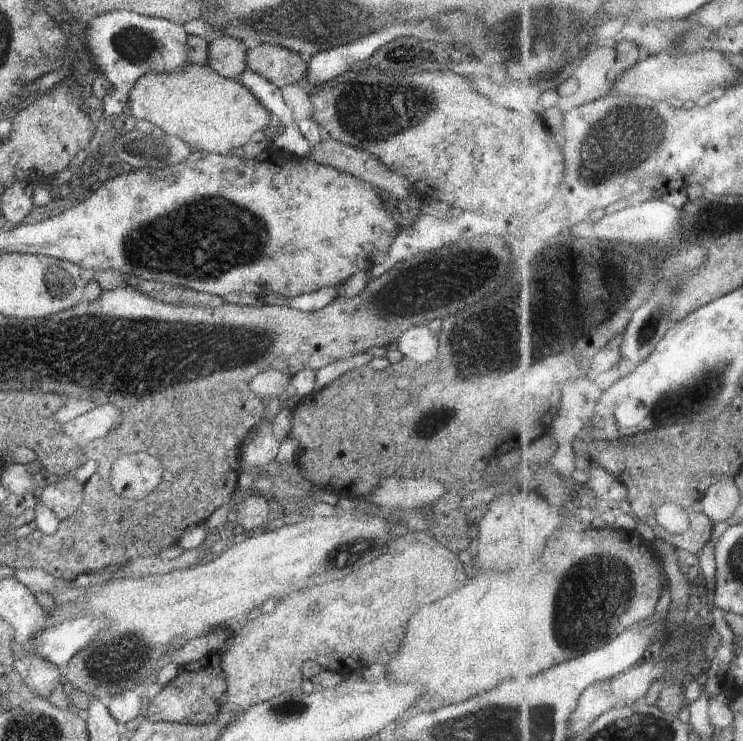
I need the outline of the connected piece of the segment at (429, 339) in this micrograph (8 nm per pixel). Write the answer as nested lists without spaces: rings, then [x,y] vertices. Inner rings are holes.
[[[414,326],[414,328],[406,330],[404,334],[400,334],[400,338],[396,340],[396,346],[403,356],[406,354],[406,358],[420,362],[420,364],[426,364],[426,362],[432,362],[436,358],[438,342],[430,334],[428,328]]]

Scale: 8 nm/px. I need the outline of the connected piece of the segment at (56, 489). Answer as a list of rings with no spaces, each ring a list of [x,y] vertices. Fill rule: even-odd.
[[[67,475],[57,482],[47,484],[36,498],[46,508],[50,508],[58,520],[67,522],[80,508],[80,502],[84,498],[84,482],[80,484],[77,478]]]

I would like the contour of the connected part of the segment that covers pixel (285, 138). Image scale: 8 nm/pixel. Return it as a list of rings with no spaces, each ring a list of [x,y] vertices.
[[[248,68],[238,77],[238,80],[244,88],[248,88],[254,94],[256,100],[268,112],[278,116],[283,128],[282,134],[277,138],[278,146],[284,146],[284,148],[312,148],[312,146],[302,146],[302,144],[306,144],[306,139],[303,136],[300,136],[300,140],[290,138],[290,132],[298,132],[298,128],[296,128],[296,123],[292,117],[292,110],[284,102],[281,88],[274,86],[266,78]]]

